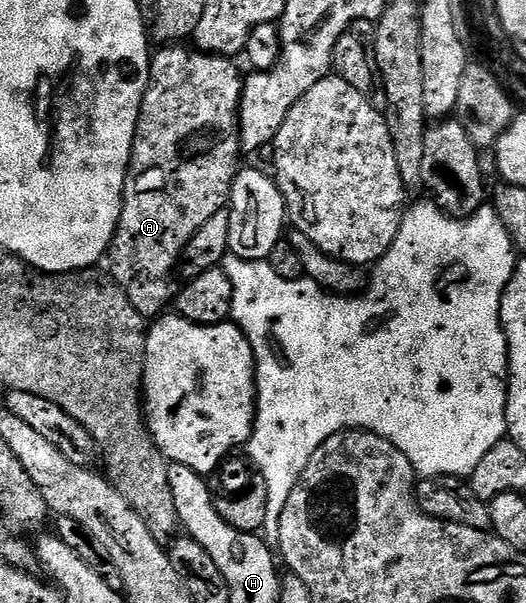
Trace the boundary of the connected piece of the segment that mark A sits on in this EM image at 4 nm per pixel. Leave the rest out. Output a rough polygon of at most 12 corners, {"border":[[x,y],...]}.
{"border":[[151,56],[109,274],[148,321],[228,206],[244,72]]}

